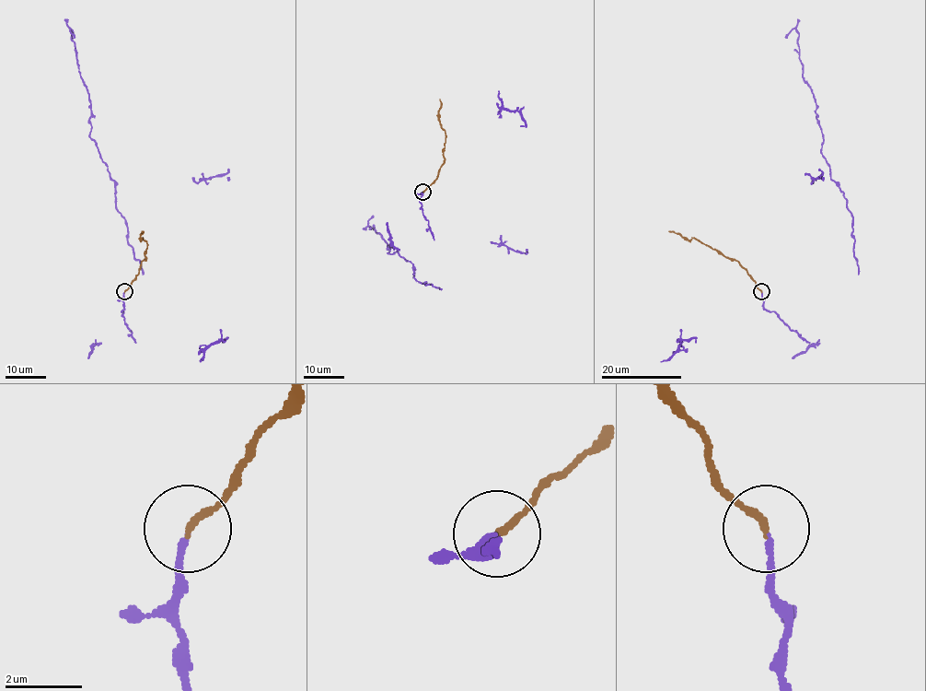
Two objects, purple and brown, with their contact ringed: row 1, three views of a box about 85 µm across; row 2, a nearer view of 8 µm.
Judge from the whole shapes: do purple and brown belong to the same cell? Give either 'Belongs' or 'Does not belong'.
Belongs

